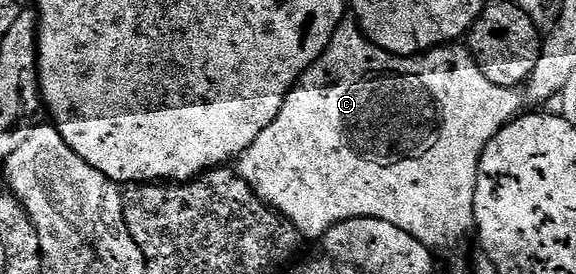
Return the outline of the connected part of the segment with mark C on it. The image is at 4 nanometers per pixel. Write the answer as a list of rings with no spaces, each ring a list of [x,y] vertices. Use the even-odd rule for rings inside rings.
[[[354,19],[340,21],[339,28],[331,37],[326,51],[315,61],[314,65],[299,78],[298,85],[291,90],[283,105],[279,117],[273,121],[266,131],[250,145],[237,161],[239,176],[249,183],[249,187],[261,200],[271,208],[283,214],[288,221],[295,224],[304,238],[318,239],[324,237],[337,223],[348,221],[354,217],[372,217],[393,223],[393,227],[401,227],[401,231],[409,231],[432,251],[447,253],[455,249],[477,225],[477,194],[479,193],[479,160],[485,147],[501,131],[504,125],[515,120],[524,112],[525,97],[518,88],[501,87],[483,74],[479,62],[475,60],[470,48],[459,43],[448,43],[436,47],[422,55],[399,57],[396,53],[387,53],[381,46],[375,45]]]

